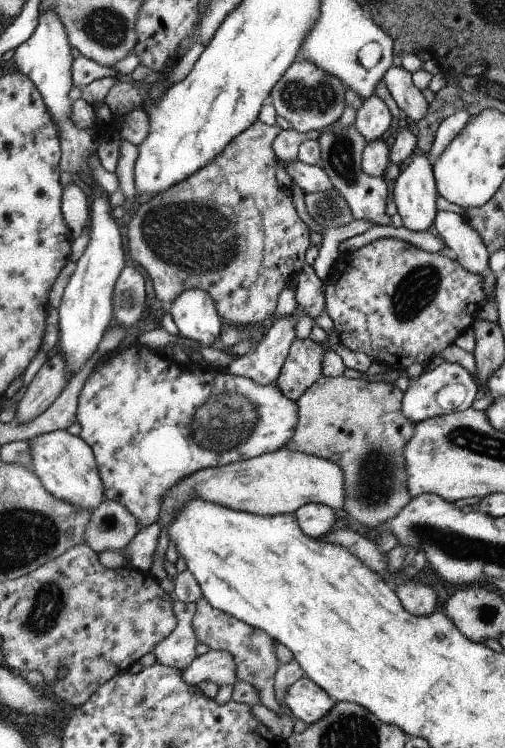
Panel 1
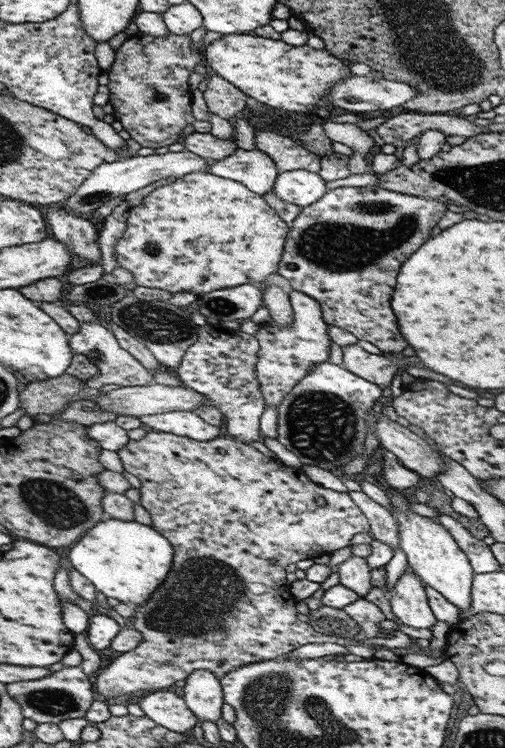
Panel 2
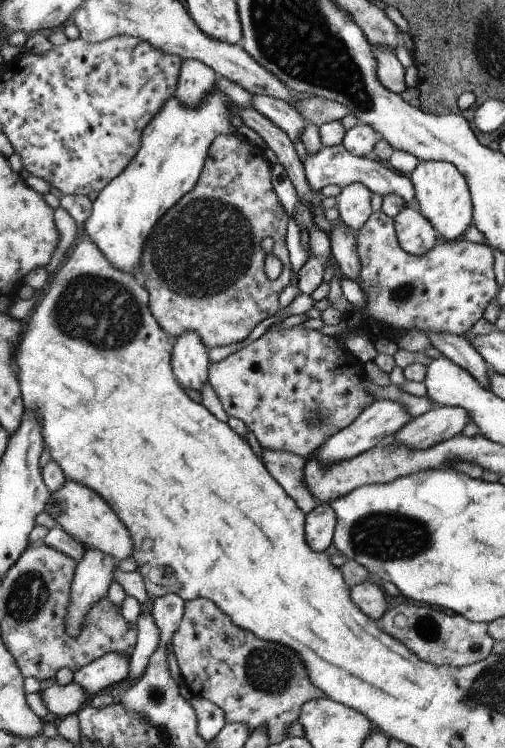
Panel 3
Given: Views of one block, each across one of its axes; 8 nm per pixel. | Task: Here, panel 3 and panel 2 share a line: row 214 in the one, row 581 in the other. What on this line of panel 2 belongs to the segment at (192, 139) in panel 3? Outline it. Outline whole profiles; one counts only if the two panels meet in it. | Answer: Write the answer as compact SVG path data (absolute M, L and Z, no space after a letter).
M112 517L98 522L68 552L73 568L86 576L98 591L132 607L142 606L164 582L172 568L173 556L170 542L150 525Z

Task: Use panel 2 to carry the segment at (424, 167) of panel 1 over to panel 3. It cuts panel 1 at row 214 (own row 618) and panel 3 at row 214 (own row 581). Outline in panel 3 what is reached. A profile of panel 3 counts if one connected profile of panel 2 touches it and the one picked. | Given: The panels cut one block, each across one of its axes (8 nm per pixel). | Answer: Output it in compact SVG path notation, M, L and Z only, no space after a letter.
M405 205L393 218L397 240L402 250L412 256L422 256L436 246L438 234L428 218L418 209Z

